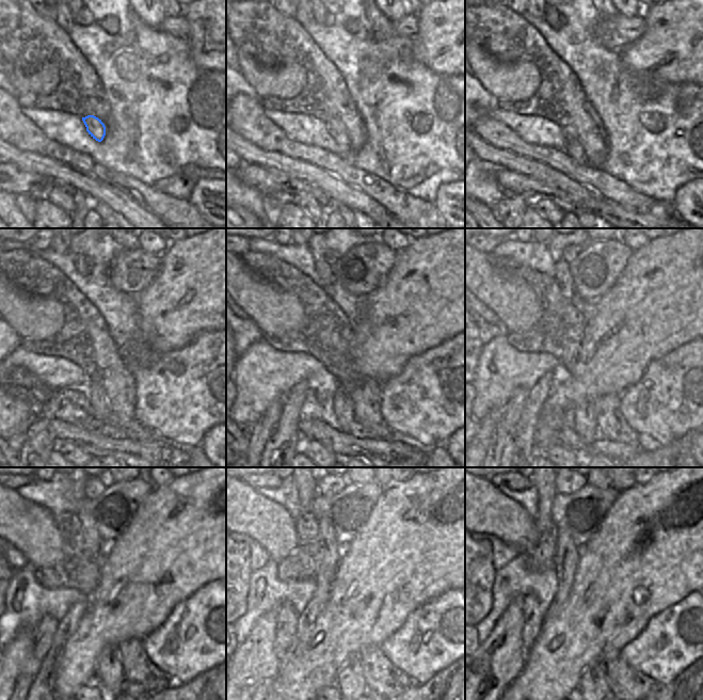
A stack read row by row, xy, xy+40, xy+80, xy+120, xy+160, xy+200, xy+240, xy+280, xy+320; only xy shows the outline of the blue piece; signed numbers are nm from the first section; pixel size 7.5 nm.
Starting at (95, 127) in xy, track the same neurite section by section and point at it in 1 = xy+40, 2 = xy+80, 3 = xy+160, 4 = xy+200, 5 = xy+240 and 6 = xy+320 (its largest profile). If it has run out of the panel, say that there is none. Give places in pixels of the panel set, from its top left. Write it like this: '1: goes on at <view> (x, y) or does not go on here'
1: goes on at xy+40 (335, 129)
2: goes on at xy+80 (574, 149)
3: goes on at xy+160 (342, 408)
4: goes on at xy+200 (584, 422)
5: goes on at xy+240 (110, 675)
6: goes on at xy+320 (592, 684)

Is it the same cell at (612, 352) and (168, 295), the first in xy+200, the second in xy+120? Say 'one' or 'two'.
one

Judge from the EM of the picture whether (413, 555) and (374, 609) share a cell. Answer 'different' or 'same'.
same

